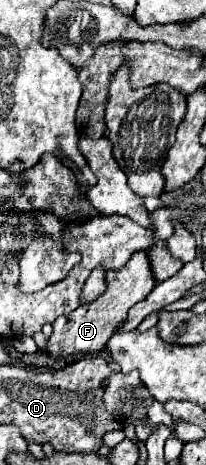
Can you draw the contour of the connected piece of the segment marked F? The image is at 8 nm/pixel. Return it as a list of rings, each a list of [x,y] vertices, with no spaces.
[[[137,252],[123,268],[109,272],[107,278],[109,278],[109,286],[101,298],[97,298],[89,306],[79,306],[67,318],[59,316],[53,322],[53,334],[47,338],[47,346],[43,348],[45,354],[61,360],[75,352],[103,350],[109,338],[119,330],[121,322],[127,320],[129,308],[141,302],[143,298],[147,298],[147,294],[153,290],[153,274],[149,274],[149,260],[145,258],[145,252]]]

